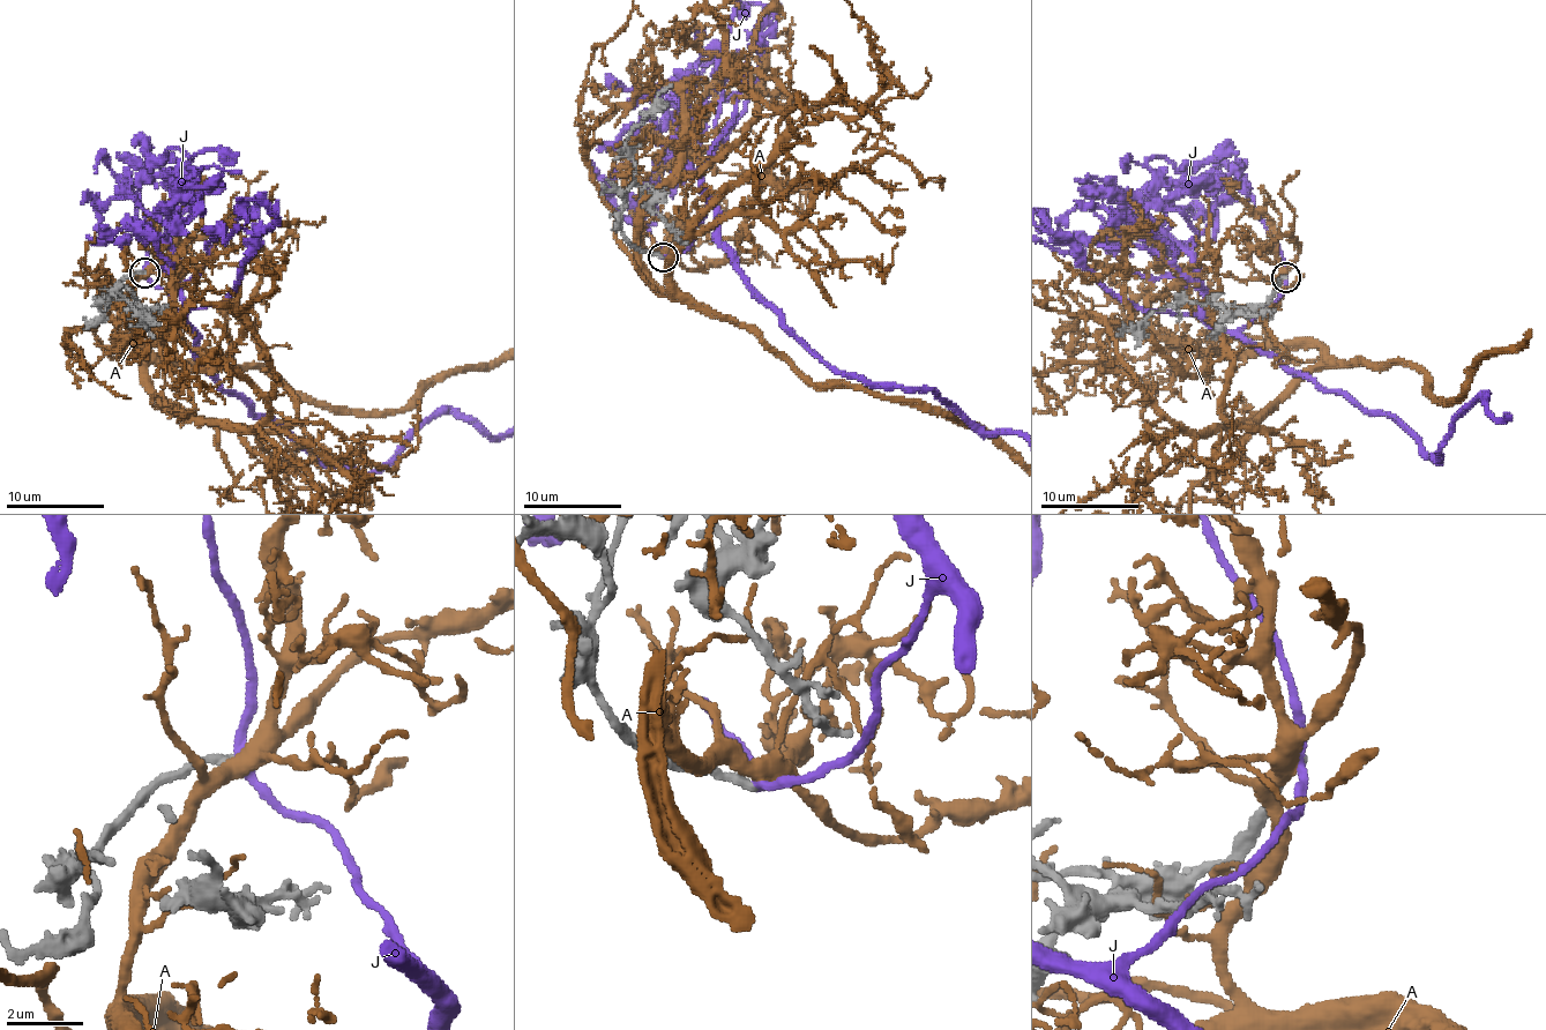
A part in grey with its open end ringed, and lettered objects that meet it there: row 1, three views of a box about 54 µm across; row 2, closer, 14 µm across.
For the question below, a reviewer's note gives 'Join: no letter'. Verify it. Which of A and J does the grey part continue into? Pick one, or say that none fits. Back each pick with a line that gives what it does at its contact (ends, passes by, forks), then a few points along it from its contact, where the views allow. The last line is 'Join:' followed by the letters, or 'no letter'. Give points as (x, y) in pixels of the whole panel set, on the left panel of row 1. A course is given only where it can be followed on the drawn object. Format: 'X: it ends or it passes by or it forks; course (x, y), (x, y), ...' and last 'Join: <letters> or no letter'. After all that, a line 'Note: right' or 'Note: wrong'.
Join: no letter
Note: right

